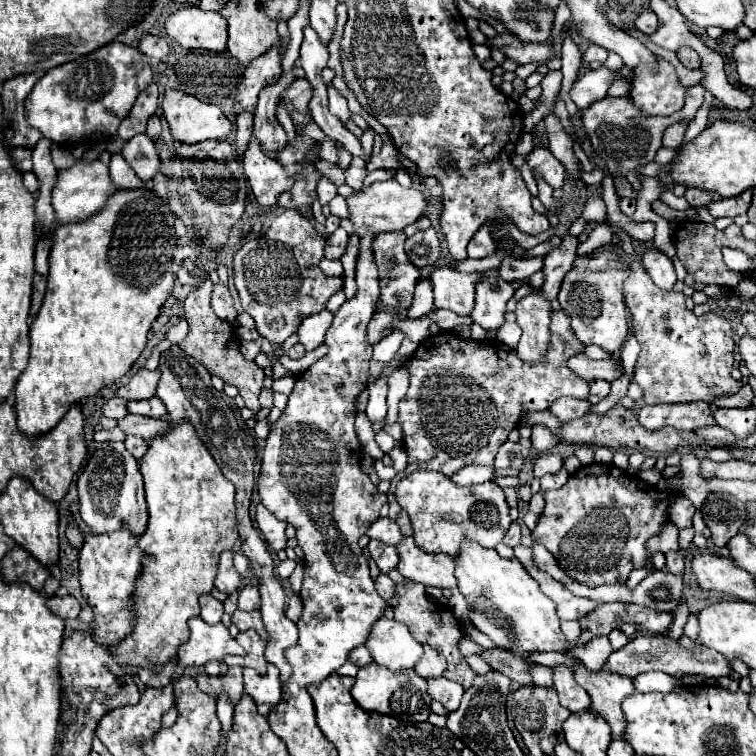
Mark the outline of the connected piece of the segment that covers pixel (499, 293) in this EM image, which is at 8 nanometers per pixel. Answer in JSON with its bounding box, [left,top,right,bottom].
[471,269,515,331]

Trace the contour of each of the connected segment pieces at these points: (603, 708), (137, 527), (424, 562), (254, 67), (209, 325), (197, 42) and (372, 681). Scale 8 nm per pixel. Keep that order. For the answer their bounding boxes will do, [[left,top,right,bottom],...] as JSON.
[[573,665,635,739],[77,443,147,537],[395,537,457,589],[233,47,281,113],[179,279,265,415],[165,7,227,51],[351,663,431,723]]

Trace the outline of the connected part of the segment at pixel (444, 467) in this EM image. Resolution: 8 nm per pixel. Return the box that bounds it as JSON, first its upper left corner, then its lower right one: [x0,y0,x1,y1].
[397,311,589,475]

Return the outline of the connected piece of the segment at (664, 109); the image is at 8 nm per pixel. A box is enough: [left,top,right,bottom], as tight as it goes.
[631,57,685,115]

